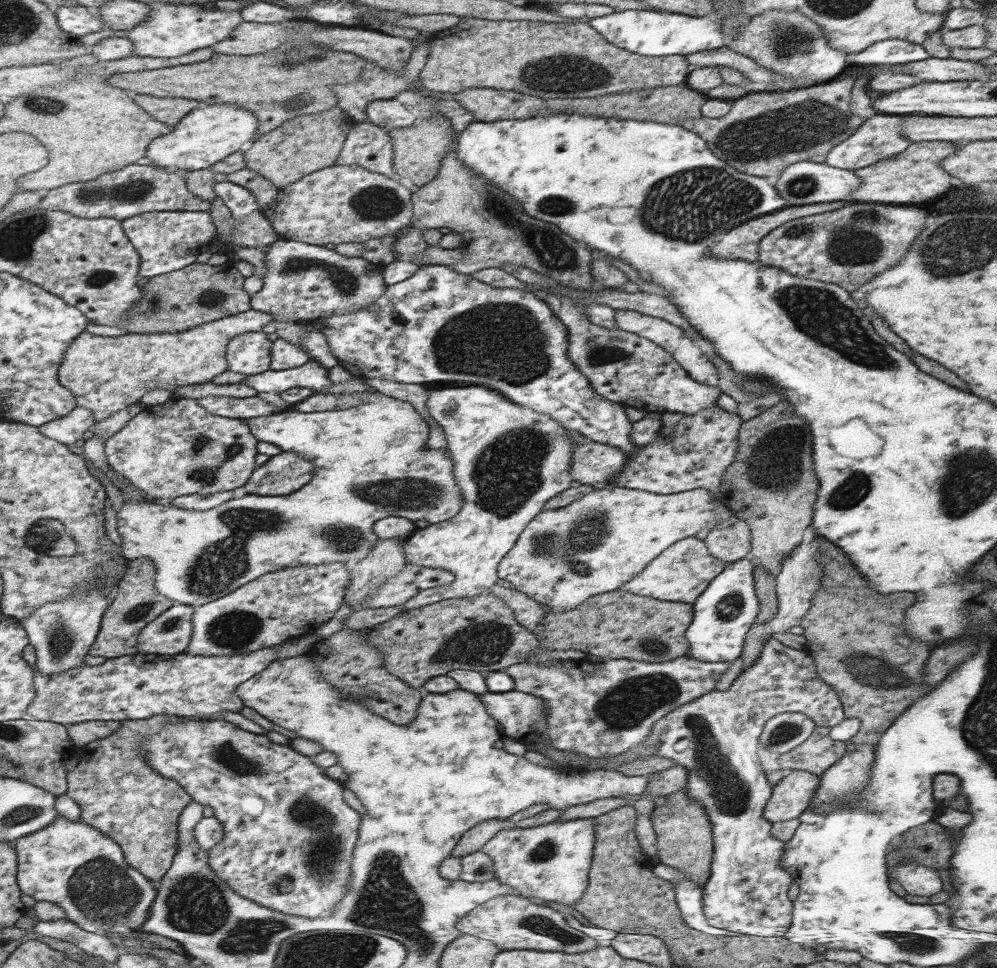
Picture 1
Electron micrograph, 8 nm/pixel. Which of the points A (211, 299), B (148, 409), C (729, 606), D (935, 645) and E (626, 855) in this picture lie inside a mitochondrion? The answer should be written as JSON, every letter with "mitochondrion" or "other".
{"A":"mitochondrion","B":"other","C":"mitochondrion","D":"other","E":"other"}

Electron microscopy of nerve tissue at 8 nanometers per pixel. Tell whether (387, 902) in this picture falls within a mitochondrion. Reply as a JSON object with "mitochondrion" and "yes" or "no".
{"mitochondrion":"yes"}

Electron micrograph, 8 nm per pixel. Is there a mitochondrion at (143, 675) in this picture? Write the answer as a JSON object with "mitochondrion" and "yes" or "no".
{"mitochondrion":"no"}

